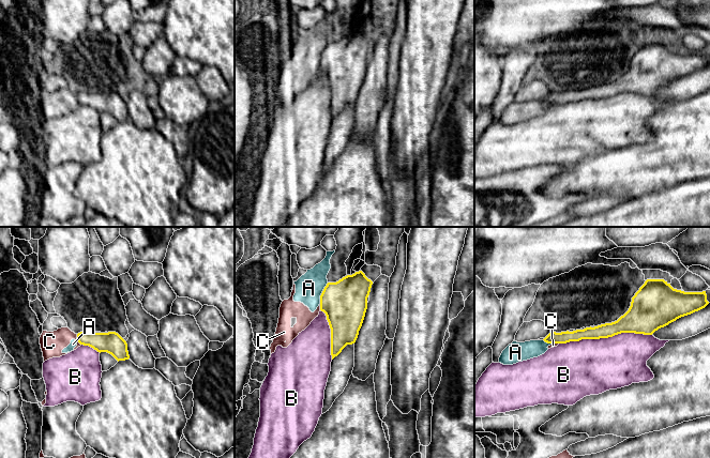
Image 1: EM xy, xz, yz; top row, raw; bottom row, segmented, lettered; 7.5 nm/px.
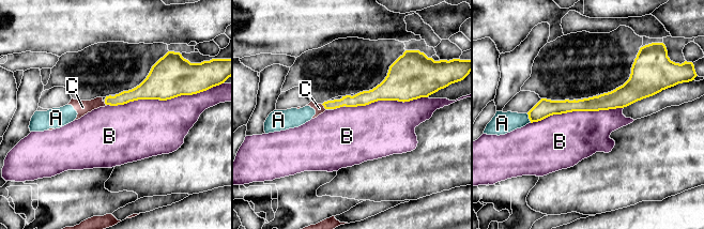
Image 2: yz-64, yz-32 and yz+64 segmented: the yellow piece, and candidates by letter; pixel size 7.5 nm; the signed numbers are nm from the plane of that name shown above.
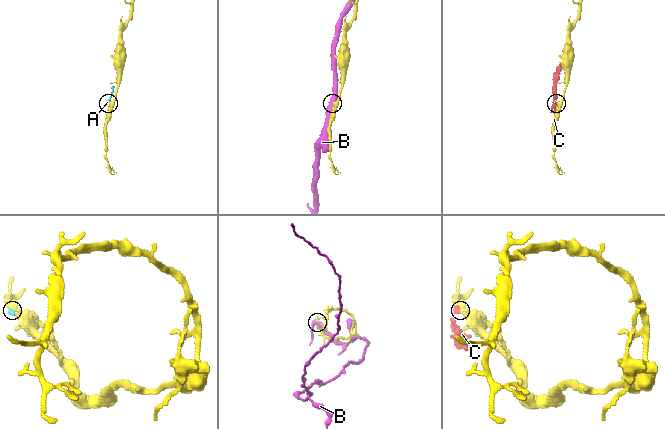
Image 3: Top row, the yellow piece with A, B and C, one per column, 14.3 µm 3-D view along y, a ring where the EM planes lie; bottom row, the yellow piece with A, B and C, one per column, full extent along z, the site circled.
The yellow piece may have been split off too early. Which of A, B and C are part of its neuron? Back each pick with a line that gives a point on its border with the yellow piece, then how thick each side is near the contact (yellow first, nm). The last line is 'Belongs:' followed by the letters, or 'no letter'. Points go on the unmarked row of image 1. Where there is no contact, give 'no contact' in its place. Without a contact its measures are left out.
Belongs: no letter

